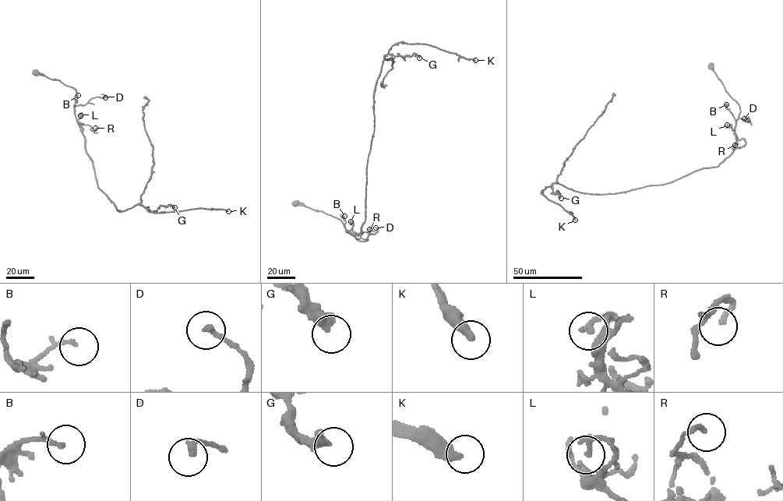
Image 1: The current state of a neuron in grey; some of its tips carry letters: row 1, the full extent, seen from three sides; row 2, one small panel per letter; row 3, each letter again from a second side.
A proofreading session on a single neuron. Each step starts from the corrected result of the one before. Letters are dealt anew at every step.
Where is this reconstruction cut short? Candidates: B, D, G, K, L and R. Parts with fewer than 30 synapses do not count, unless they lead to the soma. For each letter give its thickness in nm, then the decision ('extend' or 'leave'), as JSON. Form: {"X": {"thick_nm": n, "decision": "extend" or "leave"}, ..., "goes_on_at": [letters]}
{"B": {"thick_nm": 100, "decision": "leave"}, "D": {"thick_nm": 200, "decision": "leave"}, "G": {"thick_nm": 440, "decision": "leave"}, "K": {"thick_nm": 380, "decision": "extend"}, "L": {"thick_nm": 220, "decision": "leave"}, "R": {"thick_nm": 190, "decision": "leave"}, "goes_on_at": ["K"]}

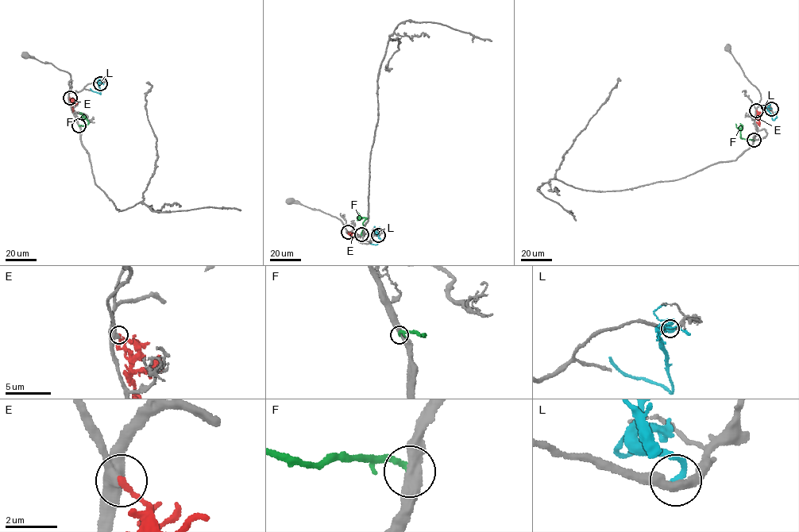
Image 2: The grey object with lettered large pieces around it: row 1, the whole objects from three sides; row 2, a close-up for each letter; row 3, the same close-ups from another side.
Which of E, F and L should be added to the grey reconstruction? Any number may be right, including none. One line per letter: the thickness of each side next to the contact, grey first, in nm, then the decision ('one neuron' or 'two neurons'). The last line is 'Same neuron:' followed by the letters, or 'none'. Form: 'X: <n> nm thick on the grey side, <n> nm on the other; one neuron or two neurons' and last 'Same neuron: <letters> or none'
E: 360 nm thick on the grey side, 240 nm on the other; one neuron
F: 440 nm thick on the grey side, 240 nm on the other; two neurons
L: 340 nm thick on the grey side, 280 nm on the other; two neurons
Same neuron: E

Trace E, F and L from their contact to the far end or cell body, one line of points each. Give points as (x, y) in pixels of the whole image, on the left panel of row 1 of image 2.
E: (70, 98), (73, 112)
F: (79, 125), (88, 123), (83, 116), (81, 118), (82, 113)
L: (100, 83), (101, 94), (90, 88)

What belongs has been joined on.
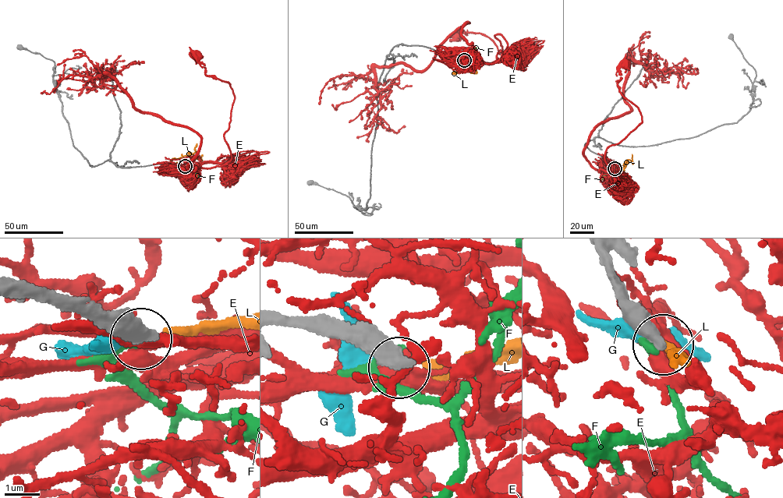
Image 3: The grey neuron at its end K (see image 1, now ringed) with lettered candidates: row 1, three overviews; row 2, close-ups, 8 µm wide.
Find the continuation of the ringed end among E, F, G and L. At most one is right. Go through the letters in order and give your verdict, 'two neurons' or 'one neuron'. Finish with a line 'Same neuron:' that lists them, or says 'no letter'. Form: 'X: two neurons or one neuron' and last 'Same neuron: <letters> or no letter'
E: two neurons
F: two neurons
G: two neurons
L: one neuron
Same neuron: L

